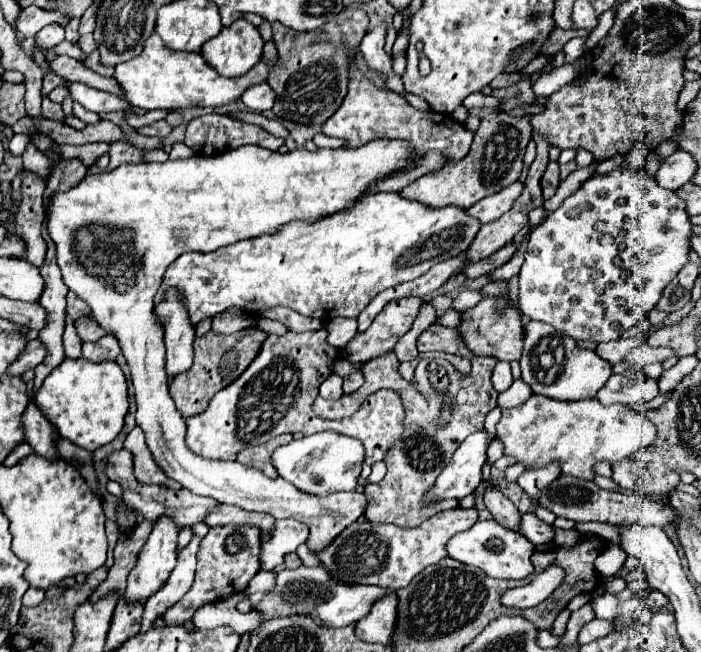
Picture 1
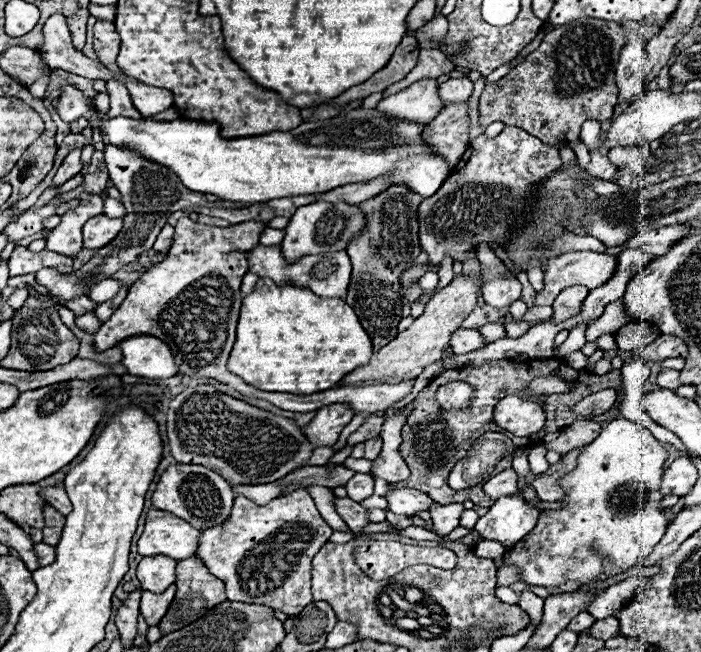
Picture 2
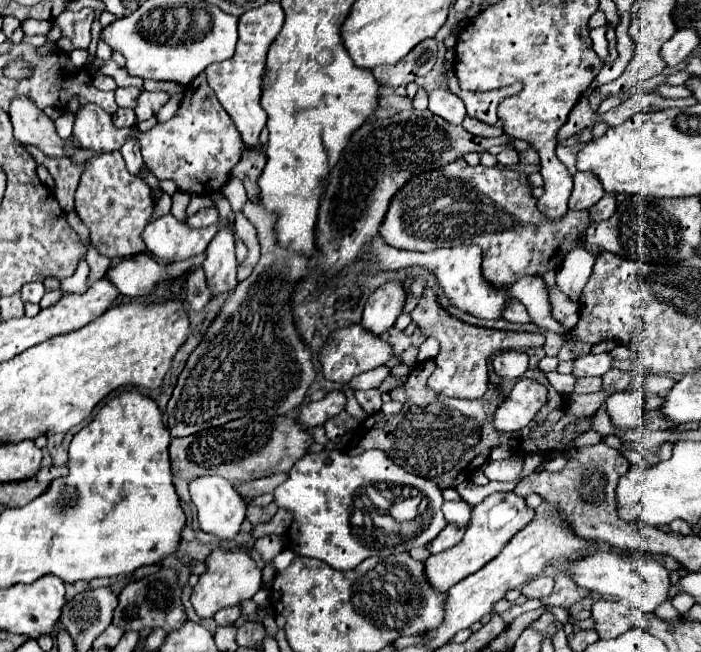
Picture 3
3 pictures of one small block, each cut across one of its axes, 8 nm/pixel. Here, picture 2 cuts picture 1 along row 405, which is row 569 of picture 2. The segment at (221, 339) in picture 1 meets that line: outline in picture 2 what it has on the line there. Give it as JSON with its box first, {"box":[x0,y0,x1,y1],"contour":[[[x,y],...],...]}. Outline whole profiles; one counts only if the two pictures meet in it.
{"box":[160,556,226,634],"contour":[[[196,556],[192,558],[186,558],[186,560],[180,560],[178,566],[176,566],[176,586],[178,586],[178,592],[176,592],[176,600],[172,602],[172,608],[168,608],[164,620],[160,620],[160,630],[162,634],[168,634],[168,632],[174,632],[174,630],[180,630],[192,622],[196,622],[198,618],[202,618],[208,610],[212,610],[214,606],[226,602],[226,588],[224,588],[224,582],[218,580],[216,576],[212,576],[208,572],[208,568],[204,566],[204,562]]]}

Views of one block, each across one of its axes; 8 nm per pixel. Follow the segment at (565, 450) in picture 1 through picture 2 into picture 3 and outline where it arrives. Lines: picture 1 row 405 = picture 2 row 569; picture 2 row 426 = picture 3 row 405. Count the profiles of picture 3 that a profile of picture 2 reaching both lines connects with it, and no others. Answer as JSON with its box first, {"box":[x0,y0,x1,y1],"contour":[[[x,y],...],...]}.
{"box":[604,390,646,430],"contour":[[[624,390],[612,394],[604,408],[610,416],[610,422],[614,428],[628,428],[628,430],[638,430],[644,426],[644,410],[646,396],[644,392],[638,390]]]}

